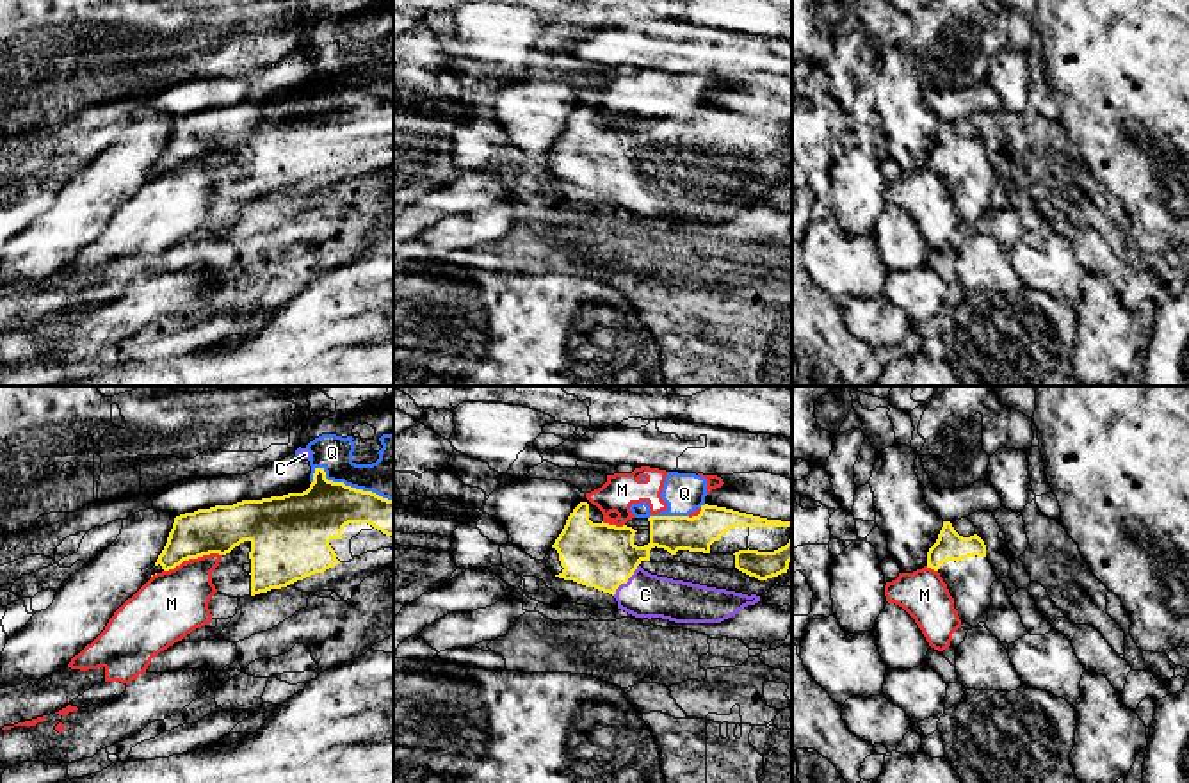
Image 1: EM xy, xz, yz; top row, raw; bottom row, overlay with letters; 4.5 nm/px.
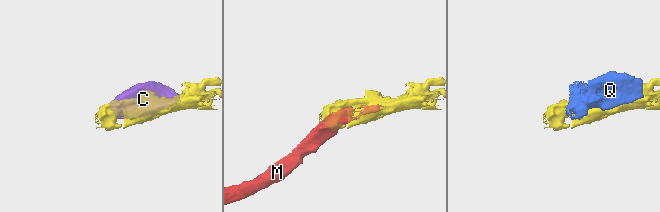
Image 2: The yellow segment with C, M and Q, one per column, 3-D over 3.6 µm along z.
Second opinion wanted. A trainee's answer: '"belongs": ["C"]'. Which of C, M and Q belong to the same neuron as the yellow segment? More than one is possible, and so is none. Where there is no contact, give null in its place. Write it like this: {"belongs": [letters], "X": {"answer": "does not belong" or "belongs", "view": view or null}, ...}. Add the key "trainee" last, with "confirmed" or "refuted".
{"belongs": ["C"], "C": {"answer": "belongs", "view": "xz"}, "M": {"answer": "does not belong", "view": "xy"}, "Q": {"answer": "does not belong", "view": "xy"}, "trainee": "confirmed"}

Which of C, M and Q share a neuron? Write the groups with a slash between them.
C / M Q

